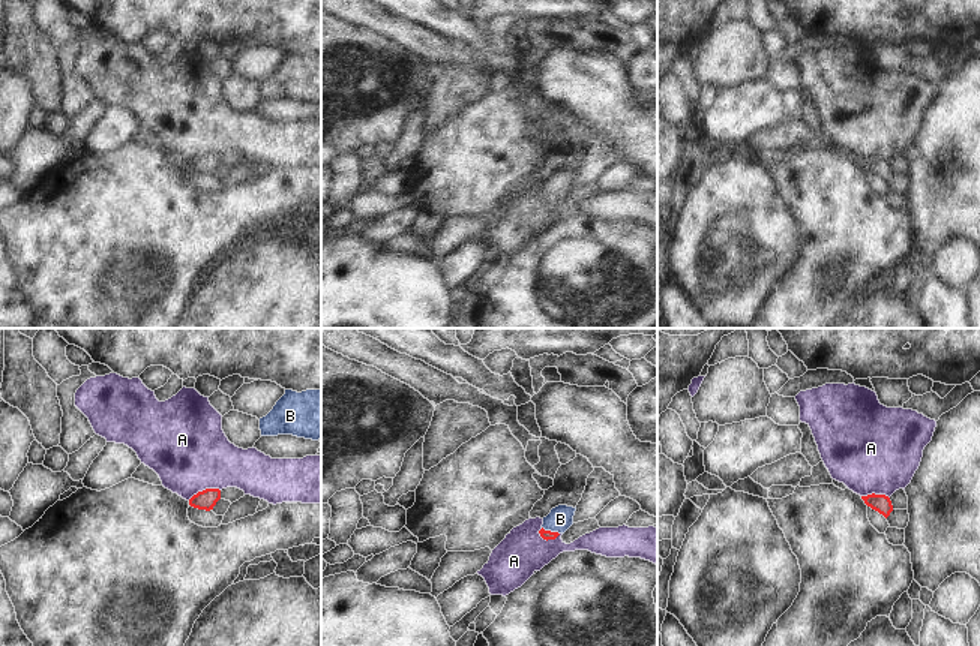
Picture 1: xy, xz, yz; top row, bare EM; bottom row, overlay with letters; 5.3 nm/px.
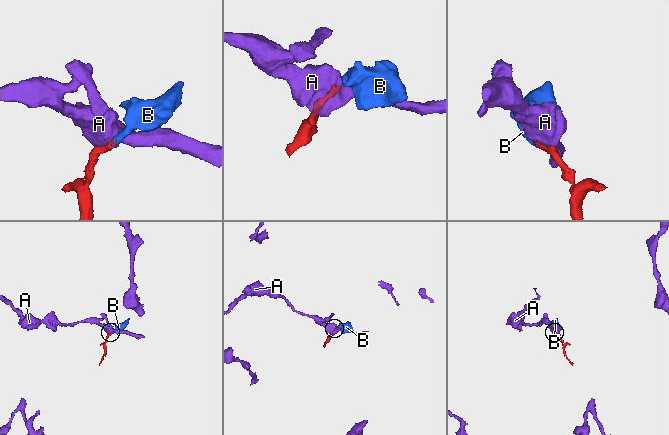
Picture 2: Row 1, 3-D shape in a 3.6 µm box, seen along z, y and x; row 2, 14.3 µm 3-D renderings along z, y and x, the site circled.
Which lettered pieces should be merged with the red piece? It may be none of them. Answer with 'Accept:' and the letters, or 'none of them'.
Accept: B.

